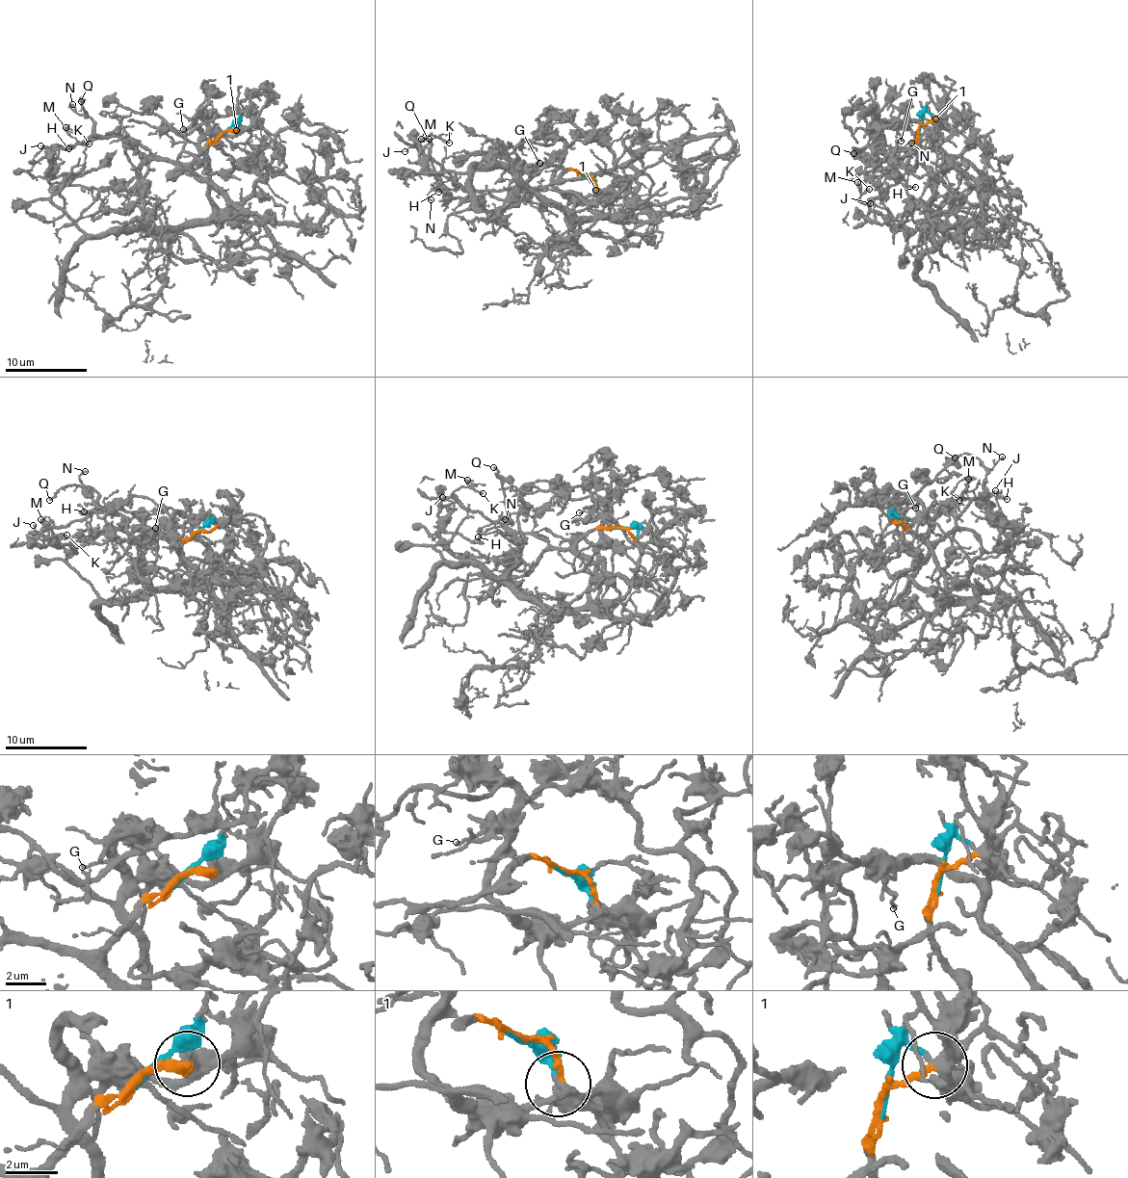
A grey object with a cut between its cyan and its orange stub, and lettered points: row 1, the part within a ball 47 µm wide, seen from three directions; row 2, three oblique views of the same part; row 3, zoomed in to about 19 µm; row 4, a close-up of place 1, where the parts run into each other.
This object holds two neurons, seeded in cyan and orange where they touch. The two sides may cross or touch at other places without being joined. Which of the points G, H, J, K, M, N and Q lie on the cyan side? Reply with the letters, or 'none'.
G

